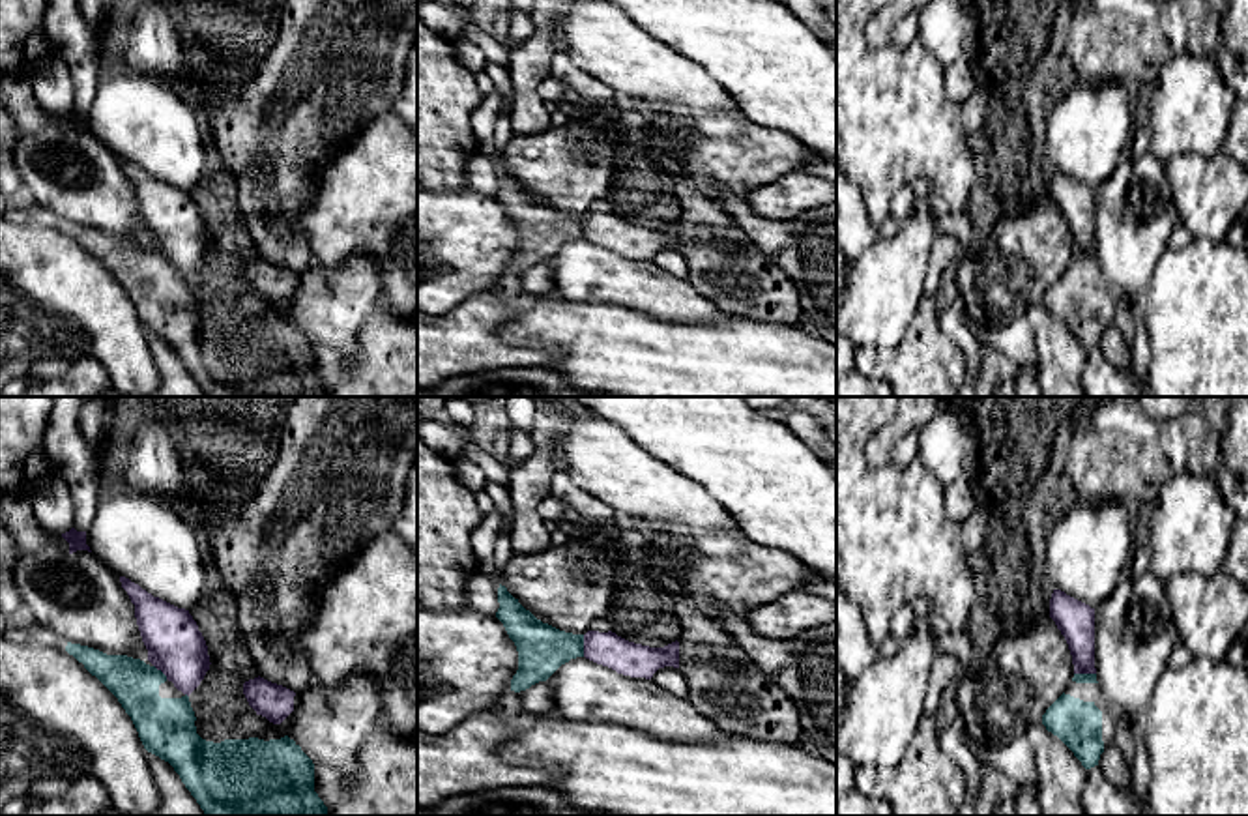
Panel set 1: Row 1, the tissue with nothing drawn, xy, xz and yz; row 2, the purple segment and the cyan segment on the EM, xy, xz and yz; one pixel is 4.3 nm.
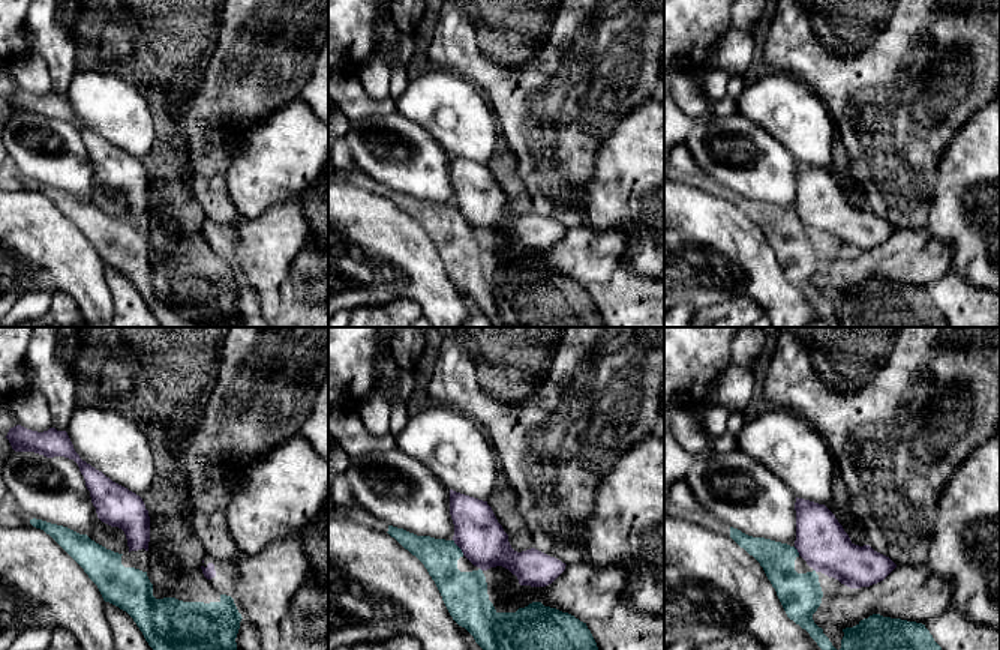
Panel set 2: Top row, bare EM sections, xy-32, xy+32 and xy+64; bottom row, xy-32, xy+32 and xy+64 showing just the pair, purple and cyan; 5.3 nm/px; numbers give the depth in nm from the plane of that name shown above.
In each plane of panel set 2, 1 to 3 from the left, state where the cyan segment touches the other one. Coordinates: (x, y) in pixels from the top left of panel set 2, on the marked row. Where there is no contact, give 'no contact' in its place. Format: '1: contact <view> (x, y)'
1: no contact
2: contact xy+32 (458, 545)
3: contact xy+64 (798, 551)

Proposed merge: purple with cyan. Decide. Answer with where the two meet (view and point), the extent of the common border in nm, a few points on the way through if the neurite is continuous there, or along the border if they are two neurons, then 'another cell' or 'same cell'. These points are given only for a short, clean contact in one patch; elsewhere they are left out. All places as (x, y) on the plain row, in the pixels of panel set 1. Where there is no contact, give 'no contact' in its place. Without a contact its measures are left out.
contact xz (584, 227); length 100 nm; border xz (582, 216), (584, 236); another cell

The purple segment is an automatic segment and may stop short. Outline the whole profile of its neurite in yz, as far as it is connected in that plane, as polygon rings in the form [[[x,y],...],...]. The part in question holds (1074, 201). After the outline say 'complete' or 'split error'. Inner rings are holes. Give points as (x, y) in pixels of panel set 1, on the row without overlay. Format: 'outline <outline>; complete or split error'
outline [[[1053,170],[1050,180],[1050,198],[1068,225],[1074,255],[1096,255],[1095,189],[1061,170]]]; complete

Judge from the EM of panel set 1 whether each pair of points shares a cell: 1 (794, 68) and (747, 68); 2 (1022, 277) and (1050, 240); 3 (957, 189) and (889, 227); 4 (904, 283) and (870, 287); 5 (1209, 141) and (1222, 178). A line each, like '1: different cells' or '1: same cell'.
1: same cell
2: same cell
3: different cells
4: same cell
5: different cells

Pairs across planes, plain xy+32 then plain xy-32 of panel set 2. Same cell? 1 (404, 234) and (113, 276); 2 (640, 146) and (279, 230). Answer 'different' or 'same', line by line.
1: different
2: different

